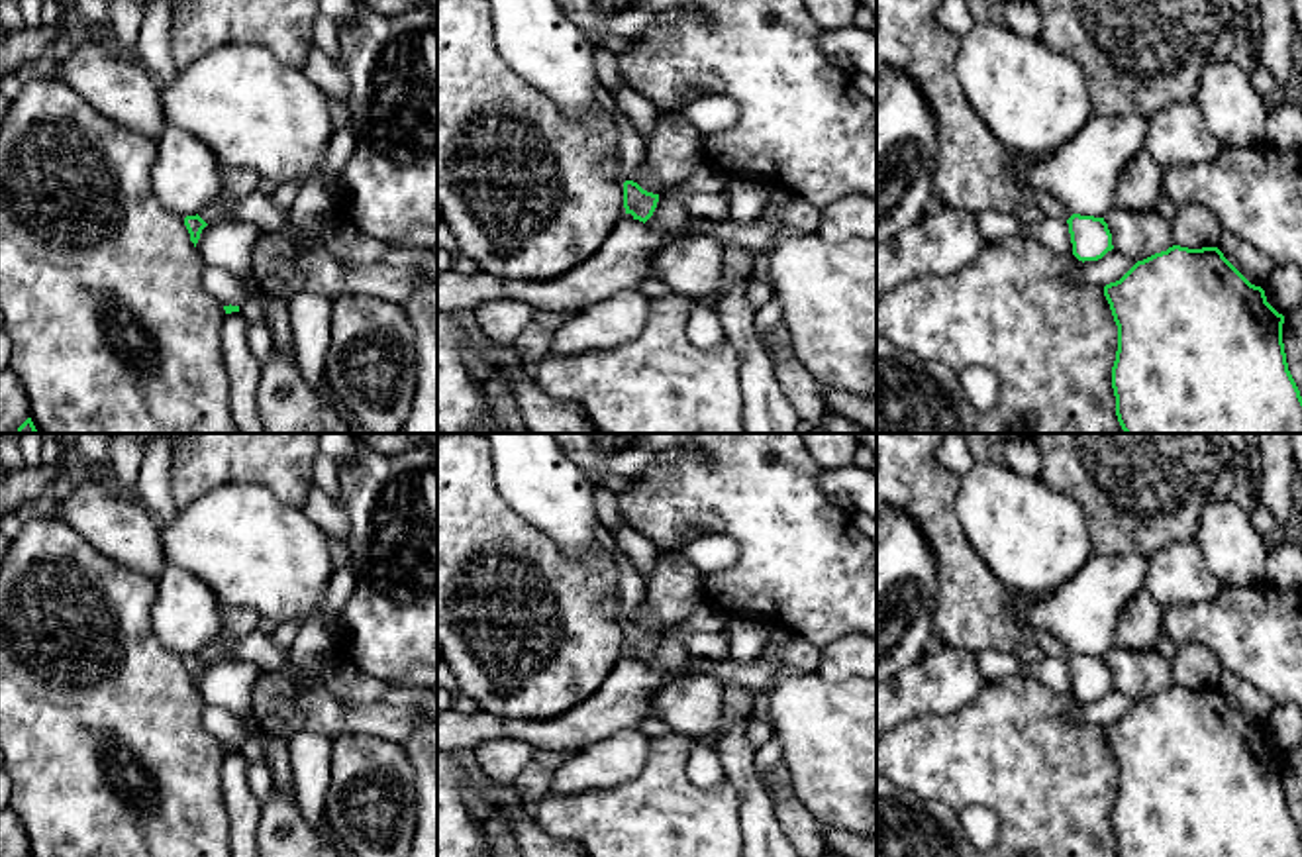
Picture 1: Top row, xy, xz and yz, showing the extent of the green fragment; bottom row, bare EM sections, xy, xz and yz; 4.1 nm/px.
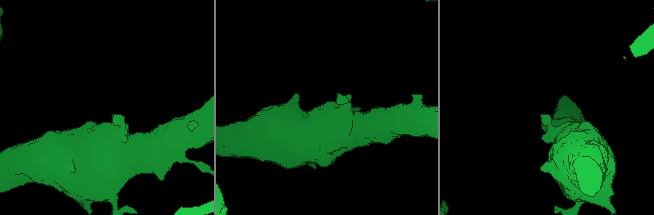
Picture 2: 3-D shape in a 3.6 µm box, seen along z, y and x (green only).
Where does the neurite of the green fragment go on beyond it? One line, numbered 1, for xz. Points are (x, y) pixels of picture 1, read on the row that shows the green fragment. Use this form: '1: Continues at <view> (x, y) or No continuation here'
1: No continuation here

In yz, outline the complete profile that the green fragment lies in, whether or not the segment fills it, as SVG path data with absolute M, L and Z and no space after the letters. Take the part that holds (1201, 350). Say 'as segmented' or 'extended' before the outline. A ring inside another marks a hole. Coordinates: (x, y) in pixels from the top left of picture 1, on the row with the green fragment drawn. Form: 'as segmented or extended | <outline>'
as segmented | M1173 245L1137 261L1120 280L1104 286L1104 296L1118 326L1112 388L1126 433L1302 433L1302 396L1282 343L1284 316L1218 247Z

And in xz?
as segmented | M626 180L624 182L624 208L626 214L631 214L633 220L647 222L659 202L659 194L643 190L637 182Z

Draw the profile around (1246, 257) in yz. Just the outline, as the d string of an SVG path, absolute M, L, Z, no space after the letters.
M1222 231L1218 249L1251 284L1261 288L1267 284L1275 263L1253 243L1229 231Z

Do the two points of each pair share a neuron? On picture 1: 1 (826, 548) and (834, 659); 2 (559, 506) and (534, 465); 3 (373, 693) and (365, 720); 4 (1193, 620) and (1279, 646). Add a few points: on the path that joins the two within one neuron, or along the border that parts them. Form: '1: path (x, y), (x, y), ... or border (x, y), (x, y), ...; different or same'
1: border (855, 632), (838, 636), (822, 648); different
2: path (555, 497), (534, 475); same
3: border (326, 685), (338, 701), (348, 705), (381, 703); different
4: path (1214, 624), (1244, 626), (1257, 632); same

